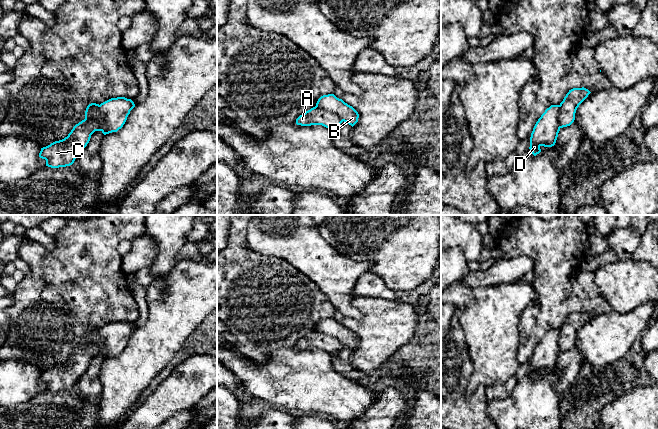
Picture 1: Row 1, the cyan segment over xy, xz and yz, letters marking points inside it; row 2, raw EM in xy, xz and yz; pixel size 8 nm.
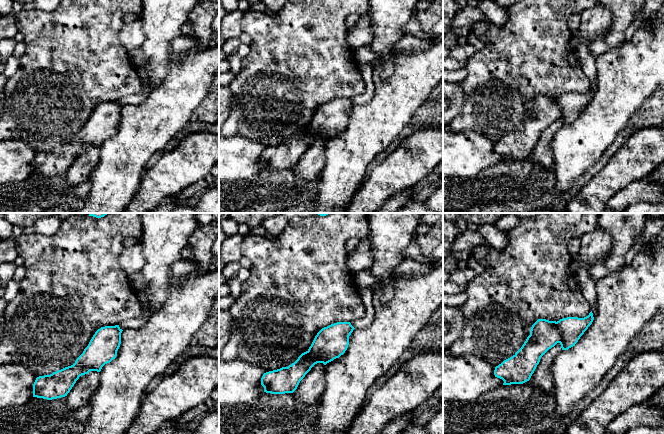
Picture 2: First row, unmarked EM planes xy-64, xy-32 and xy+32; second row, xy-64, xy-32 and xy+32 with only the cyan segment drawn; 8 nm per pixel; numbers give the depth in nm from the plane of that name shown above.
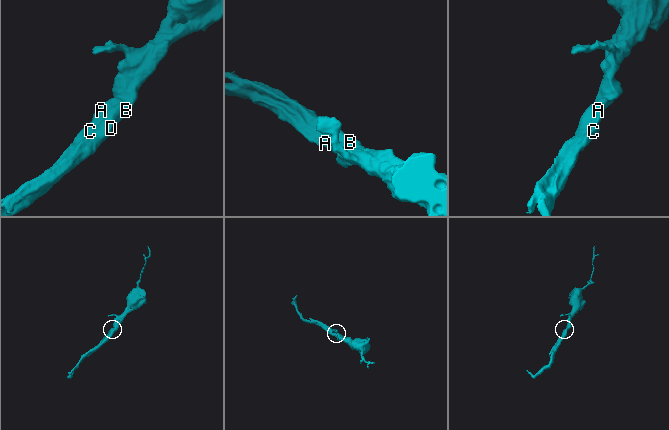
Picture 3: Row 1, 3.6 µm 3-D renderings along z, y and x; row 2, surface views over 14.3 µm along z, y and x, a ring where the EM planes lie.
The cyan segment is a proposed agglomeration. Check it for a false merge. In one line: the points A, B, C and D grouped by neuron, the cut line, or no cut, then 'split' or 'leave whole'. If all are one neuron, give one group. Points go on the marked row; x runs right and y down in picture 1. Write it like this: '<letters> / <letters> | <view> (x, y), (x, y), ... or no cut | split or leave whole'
A C / B D | xy (98, 105), (98, 110), (103, 115), (103, 119), (95, 130) | split

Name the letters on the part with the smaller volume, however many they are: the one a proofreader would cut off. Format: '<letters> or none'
B, D

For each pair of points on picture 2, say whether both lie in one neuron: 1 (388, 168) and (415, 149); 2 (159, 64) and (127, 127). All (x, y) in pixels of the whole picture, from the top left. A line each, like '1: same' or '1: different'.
1: same
2: different

